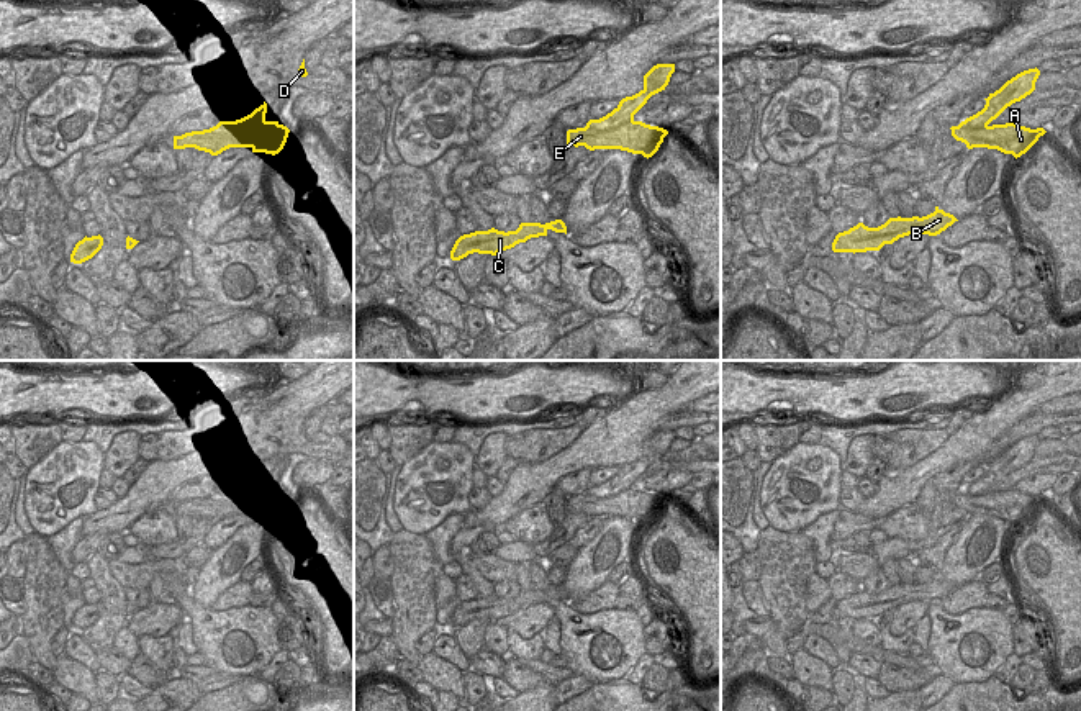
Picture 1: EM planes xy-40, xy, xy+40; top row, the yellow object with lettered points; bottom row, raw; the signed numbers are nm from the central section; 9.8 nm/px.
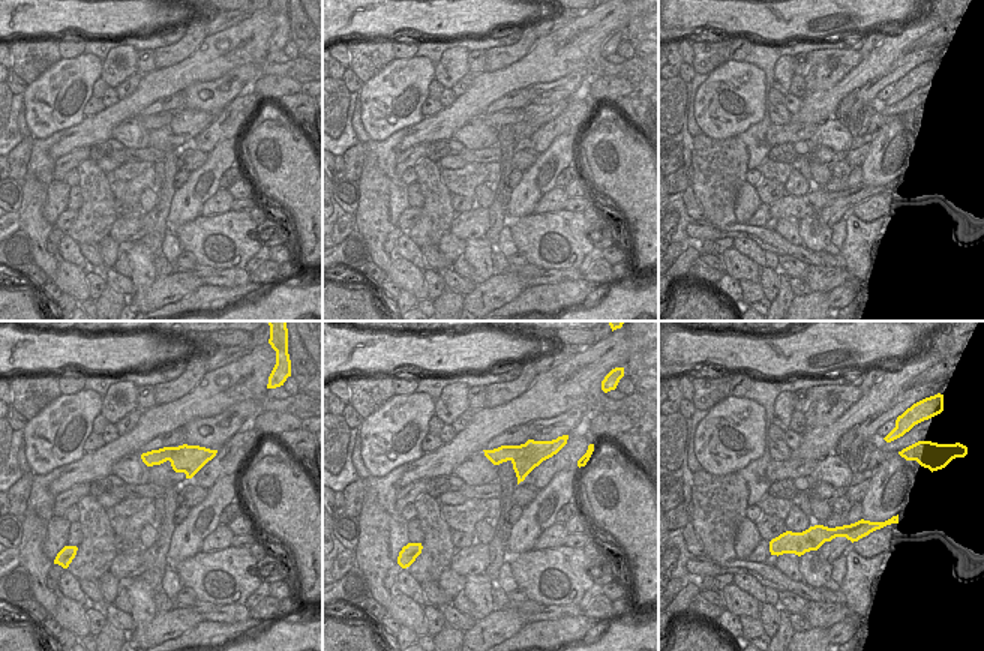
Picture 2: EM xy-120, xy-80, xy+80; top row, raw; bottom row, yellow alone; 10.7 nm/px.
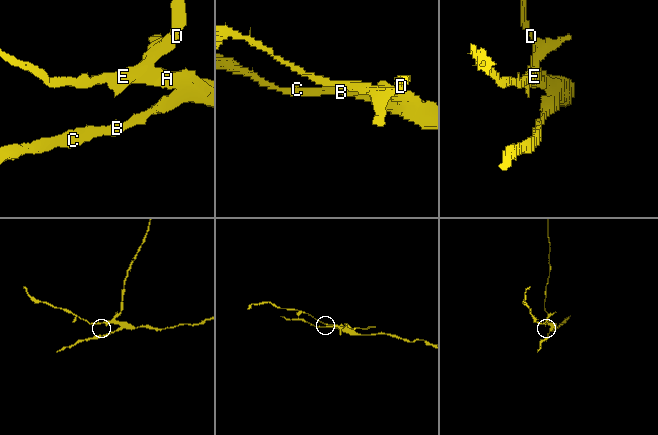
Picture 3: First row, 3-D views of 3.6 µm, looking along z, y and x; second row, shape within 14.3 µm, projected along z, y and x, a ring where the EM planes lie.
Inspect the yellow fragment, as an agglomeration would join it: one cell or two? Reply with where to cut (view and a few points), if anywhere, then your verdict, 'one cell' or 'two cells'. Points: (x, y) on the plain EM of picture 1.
cut in xy along (633, 487), (610, 497), (585, 495); two cells

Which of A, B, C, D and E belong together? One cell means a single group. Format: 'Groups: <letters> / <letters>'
Groups: A B C / D E.

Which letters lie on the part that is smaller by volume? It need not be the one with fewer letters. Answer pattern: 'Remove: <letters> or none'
Remove: D, E

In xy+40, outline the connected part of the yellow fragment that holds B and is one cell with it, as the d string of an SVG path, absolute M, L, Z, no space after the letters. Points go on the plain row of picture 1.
M939 573L927 583L912 585L889 585L878 595L868 595L863 590L839 600L832 609L834 619L866 619L880 618L884 611L893 611L899 605L909 601L929 601L937 603L958 588L953 582L945 580Z

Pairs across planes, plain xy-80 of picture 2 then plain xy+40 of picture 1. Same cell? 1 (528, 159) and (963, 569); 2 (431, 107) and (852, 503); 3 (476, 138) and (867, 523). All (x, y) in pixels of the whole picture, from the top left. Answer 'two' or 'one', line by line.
1: two
2: one
3: two

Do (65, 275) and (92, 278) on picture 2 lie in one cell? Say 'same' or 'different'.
different

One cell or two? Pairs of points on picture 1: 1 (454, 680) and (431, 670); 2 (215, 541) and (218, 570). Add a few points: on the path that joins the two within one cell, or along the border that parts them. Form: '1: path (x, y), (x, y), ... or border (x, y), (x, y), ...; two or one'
1: path (449, 679), (436, 670); one
2: border (225, 543), (212, 552), (200, 569); two

